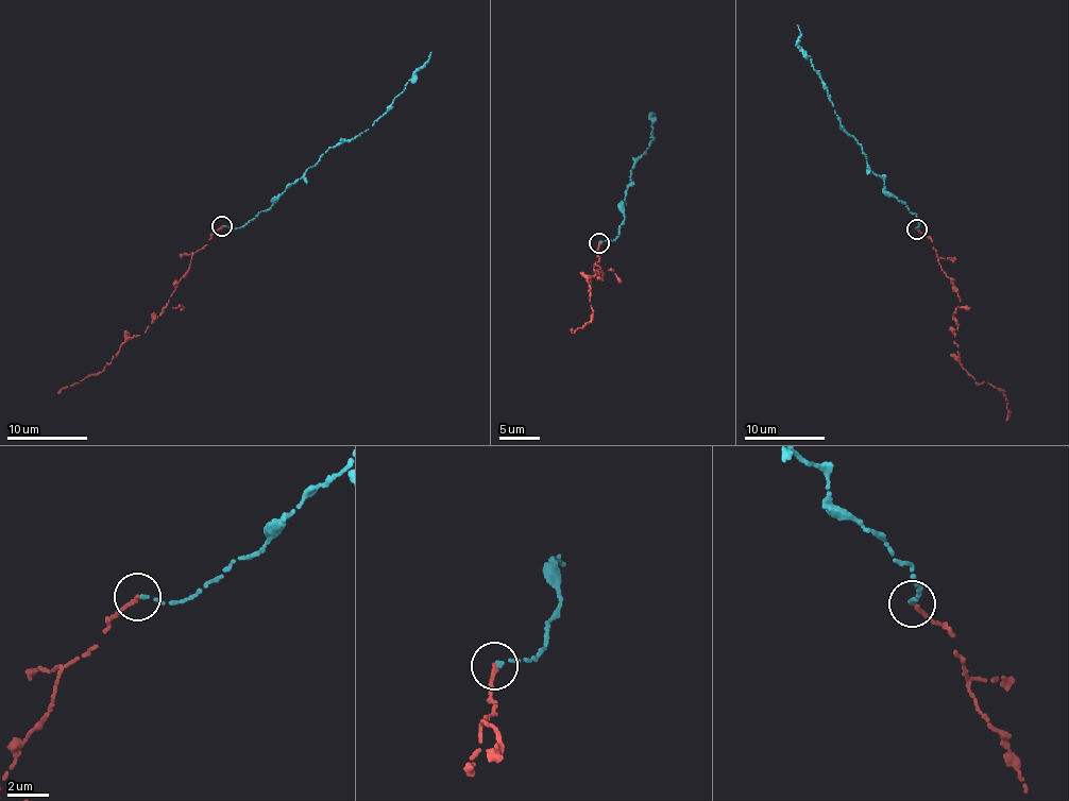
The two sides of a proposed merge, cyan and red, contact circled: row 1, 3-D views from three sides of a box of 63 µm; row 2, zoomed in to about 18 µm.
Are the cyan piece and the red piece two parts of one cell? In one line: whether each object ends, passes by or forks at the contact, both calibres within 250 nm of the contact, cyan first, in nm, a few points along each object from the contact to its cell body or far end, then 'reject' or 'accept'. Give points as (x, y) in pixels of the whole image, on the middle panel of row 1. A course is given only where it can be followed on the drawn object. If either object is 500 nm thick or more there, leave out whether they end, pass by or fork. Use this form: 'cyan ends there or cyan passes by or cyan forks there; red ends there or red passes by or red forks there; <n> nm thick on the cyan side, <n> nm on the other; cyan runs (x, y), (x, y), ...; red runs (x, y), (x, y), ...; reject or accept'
cyan ends there; red ends there; 180 nm thick on the cyan side, 200 nm on the other; cyan runs (600, 242), (618, 235), (625, 217), (622, 204), (635, 162), (652, 139), (650, 117), (655, 116), (651, 116); red runs (598, 242), (599, 257), (595, 265), (601, 271), (603, 278), (603, 271), (588, 280), (593, 317), (572, 330); accept

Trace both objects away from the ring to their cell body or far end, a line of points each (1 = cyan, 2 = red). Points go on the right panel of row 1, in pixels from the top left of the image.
1: (916, 227), (915, 212), (885, 191), (853, 136), (845, 133), (810, 56), (800, 49), (797, 24)
2: (916, 228), (932, 242), (957, 292), (953, 314), (962, 365), (976, 382), (1000, 388), (1007, 421)

